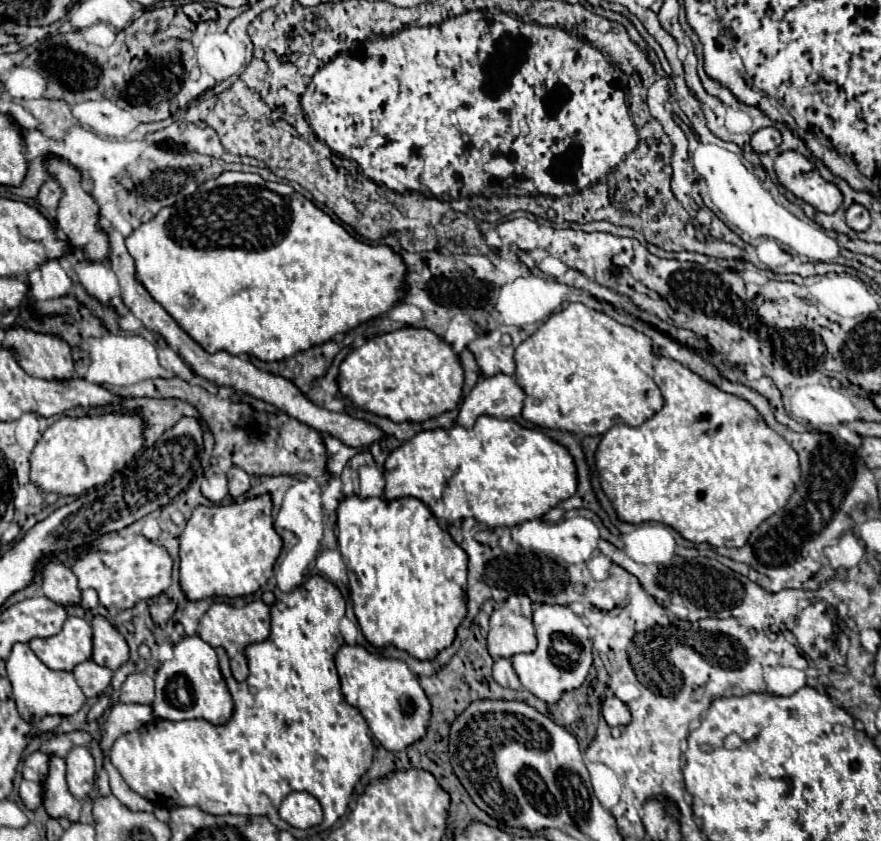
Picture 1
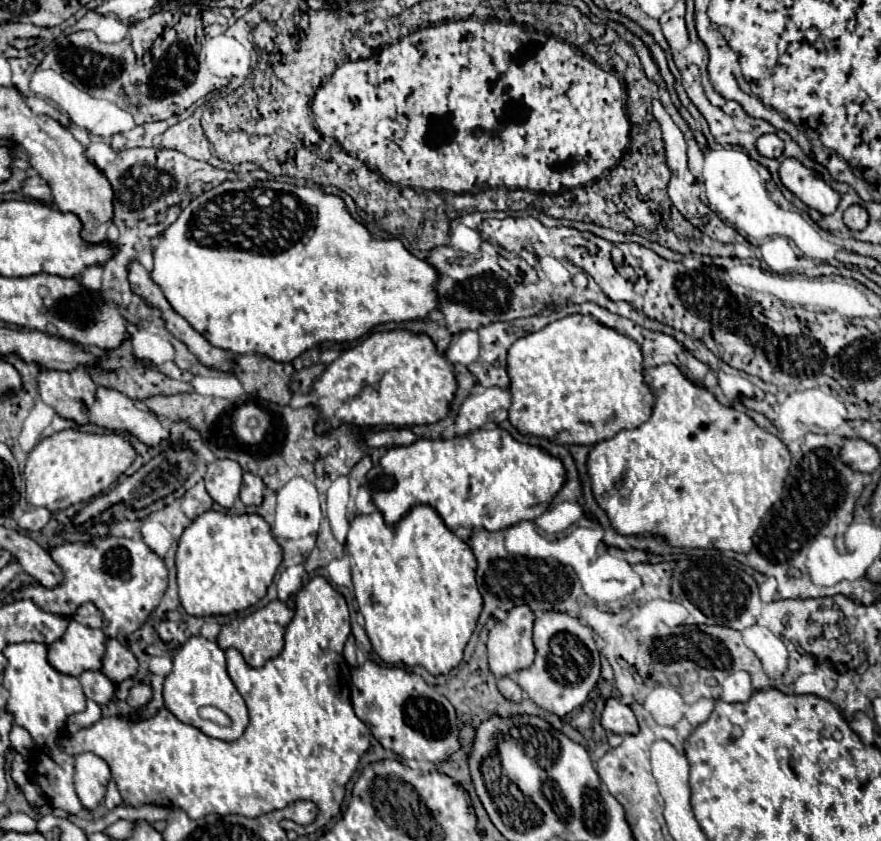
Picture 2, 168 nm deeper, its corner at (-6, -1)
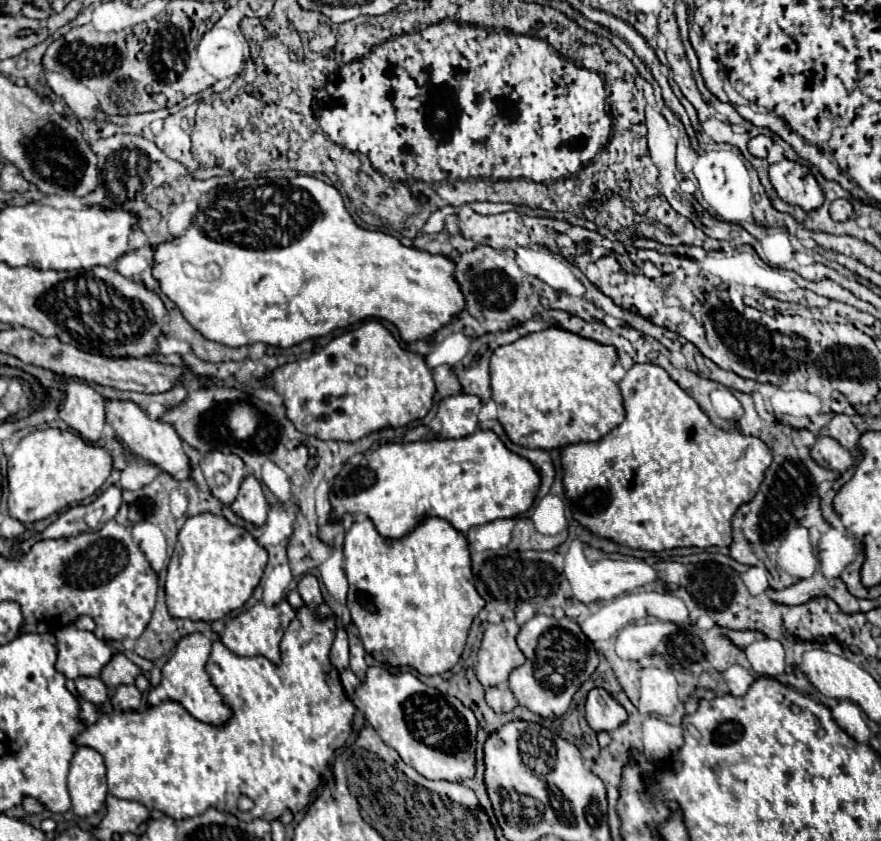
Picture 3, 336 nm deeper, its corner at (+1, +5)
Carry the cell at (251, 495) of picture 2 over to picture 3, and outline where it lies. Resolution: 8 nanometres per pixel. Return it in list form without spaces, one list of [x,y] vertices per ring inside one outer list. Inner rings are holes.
[[[253,474],[245,476],[245,480],[239,488],[239,494],[237,494],[235,502],[231,504],[231,508],[243,520],[253,522],[255,526],[265,524],[265,520],[267,520],[267,500],[263,496],[261,482]]]

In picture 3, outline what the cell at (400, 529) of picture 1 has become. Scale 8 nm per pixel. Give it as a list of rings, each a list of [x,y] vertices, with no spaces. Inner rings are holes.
[[[429,516],[423,518],[409,534],[391,540],[381,536],[369,518],[353,522],[345,534],[345,572],[349,580],[347,606],[351,620],[357,626],[359,638],[365,650],[383,664],[411,666],[423,676],[443,674],[453,668],[463,652],[473,618],[485,606],[485,600],[477,594],[471,572],[467,538],[457,532],[447,520]]]

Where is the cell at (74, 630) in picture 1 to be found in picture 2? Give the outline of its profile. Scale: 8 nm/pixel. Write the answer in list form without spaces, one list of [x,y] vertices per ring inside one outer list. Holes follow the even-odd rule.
[[[70,620],[64,636],[50,644],[48,662],[62,674],[80,676],[86,670],[100,670],[106,636],[98,628],[88,628]]]

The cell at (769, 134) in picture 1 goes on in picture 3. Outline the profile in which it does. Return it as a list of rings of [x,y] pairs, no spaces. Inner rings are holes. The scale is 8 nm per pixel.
[[[755,136],[749,140],[749,152],[757,158],[767,158],[767,150],[773,146],[773,140],[769,136]]]

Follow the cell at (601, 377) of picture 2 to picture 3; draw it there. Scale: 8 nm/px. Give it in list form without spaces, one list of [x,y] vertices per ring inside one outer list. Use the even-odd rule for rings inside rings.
[[[551,326],[541,332],[531,332],[507,346],[499,346],[491,356],[491,388],[503,424],[511,442],[527,448],[553,450],[577,442],[597,442],[611,428],[625,420],[625,406],[619,384],[607,372],[619,362],[617,348],[573,334],[565,328]]]

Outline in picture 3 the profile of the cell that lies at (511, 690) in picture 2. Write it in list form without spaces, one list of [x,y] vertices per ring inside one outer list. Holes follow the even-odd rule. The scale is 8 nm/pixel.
[[[505,686],[487,688],[485,700],[495,712],[511,712],[517,706],[517,700],[515,700],[513,692],[509,688],[505,688]]]

